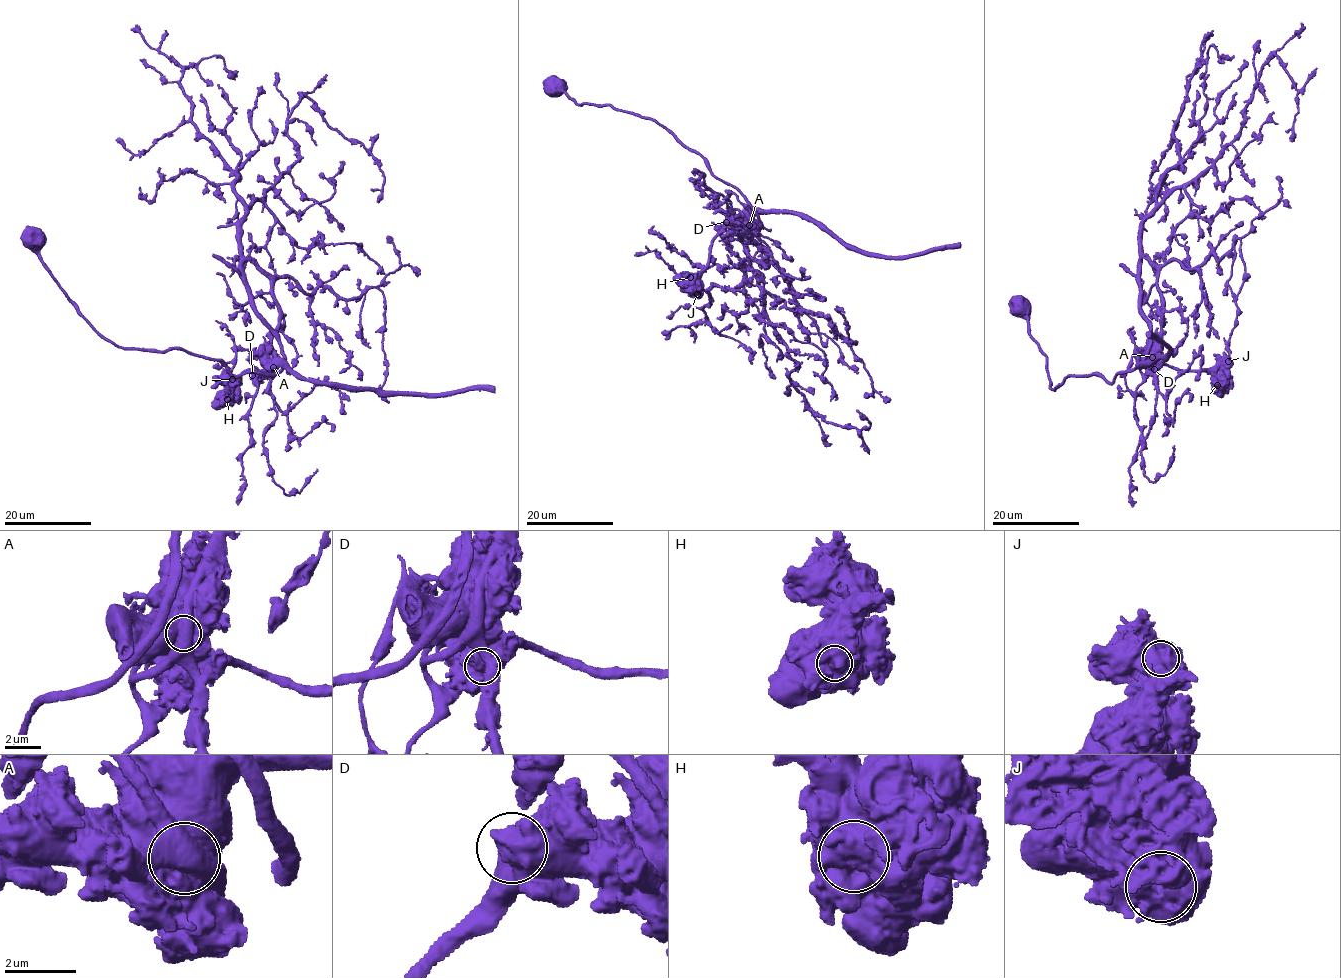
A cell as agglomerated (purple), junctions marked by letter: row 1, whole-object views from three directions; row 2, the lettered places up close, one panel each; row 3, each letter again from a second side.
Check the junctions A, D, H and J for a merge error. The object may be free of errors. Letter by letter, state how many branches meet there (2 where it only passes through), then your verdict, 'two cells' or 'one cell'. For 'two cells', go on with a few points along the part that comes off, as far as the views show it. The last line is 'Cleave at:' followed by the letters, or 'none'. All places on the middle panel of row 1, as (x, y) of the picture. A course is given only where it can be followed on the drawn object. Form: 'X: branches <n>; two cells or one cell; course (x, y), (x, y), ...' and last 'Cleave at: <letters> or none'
A: branches 1; two cells; course (749, 225), (757, 212), (779, 210), (804, 213), (848, 244), (889, 256), (927, 253), (960, 243)
D: branches 1; one cell
H: branches 1; one cell
J: branches 1; one cell
Cleave at: A

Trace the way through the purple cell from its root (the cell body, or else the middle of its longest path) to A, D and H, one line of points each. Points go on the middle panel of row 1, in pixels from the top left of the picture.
A: (556, 87), (577, 104), (664, 125), (744, 197), (761, 224), (737, 230), (762, 247), (749, 225)
D: (556, 87), (577, 104), (664, 125), (744, 197), (761, 224), (737, 230), (762, 247), (739, 221), (726, 222)
H: (556, 87), (657, 121), (757, 214), (759, 229), (737, 230), (762, 247), (724, 227), (690, 277)

